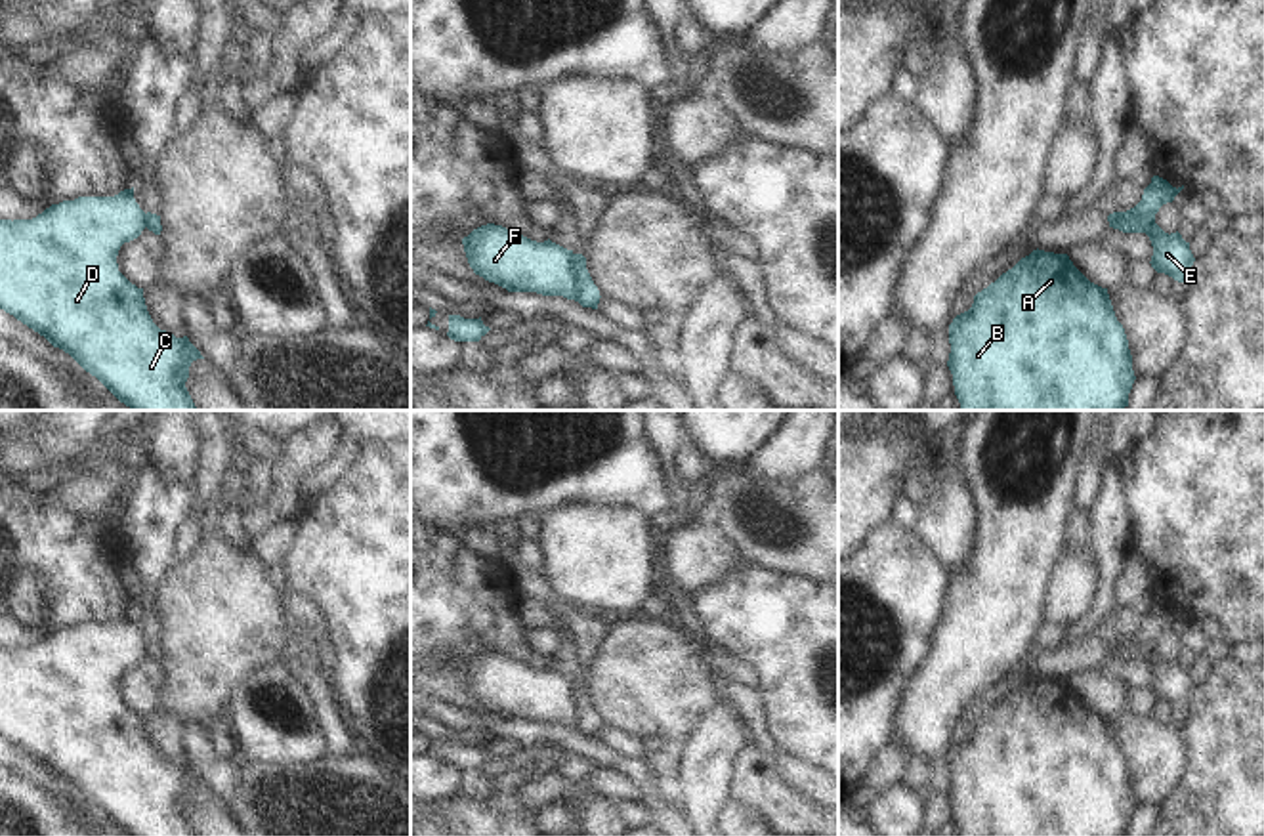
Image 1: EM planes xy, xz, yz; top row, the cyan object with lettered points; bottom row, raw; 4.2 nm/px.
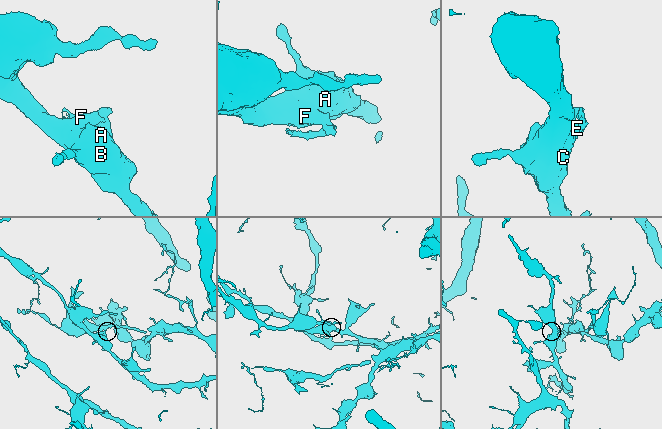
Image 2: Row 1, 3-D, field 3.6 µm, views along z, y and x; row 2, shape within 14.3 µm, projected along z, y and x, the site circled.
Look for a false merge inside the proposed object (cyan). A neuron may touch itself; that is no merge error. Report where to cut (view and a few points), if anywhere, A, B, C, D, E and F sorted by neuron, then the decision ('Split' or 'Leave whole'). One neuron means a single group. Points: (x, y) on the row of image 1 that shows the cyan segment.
Split along xz (571, 254), (573, 289), (579, 300). Groups: A B C D F / E. Split.

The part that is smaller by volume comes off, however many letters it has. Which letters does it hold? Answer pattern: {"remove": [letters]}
{"remove": ["E"]}

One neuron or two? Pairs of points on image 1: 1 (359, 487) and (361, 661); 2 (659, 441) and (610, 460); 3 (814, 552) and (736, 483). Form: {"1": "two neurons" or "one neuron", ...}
{"1": "one neuron", "2": "two neurons", "3": "one neuron"}

